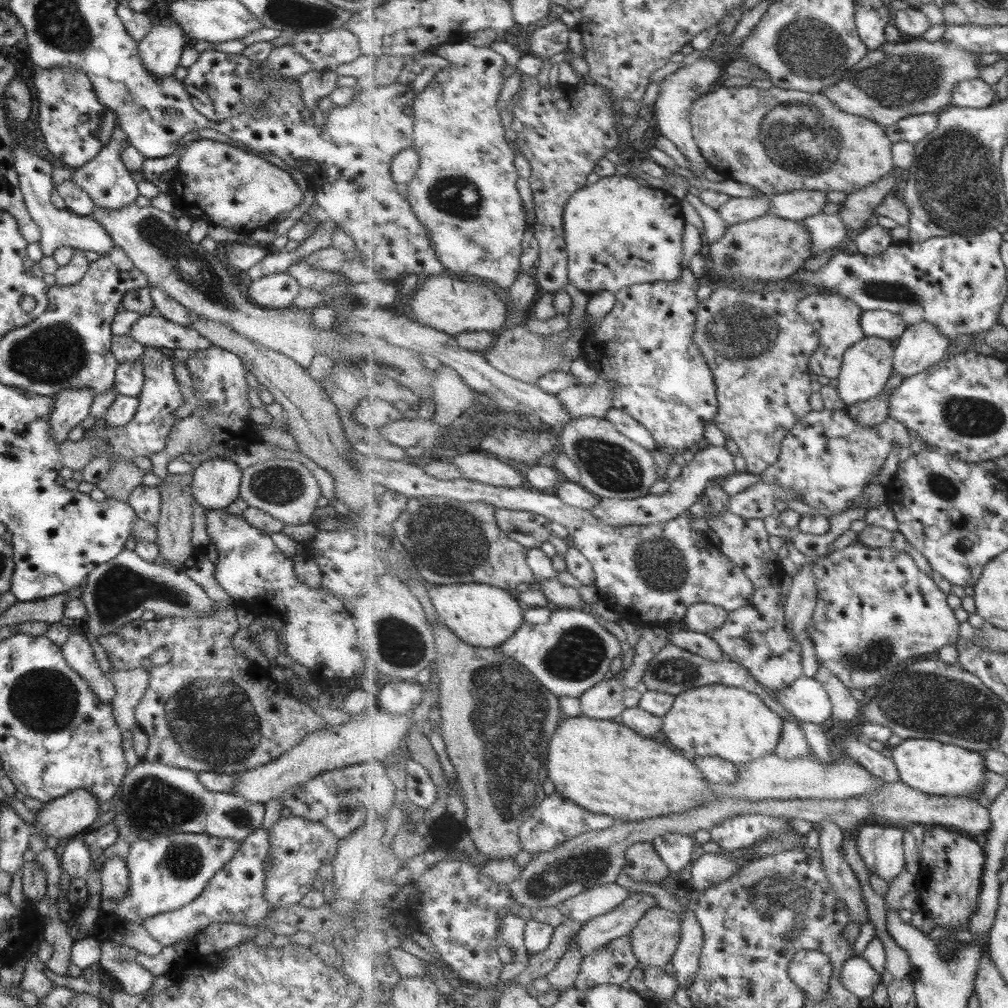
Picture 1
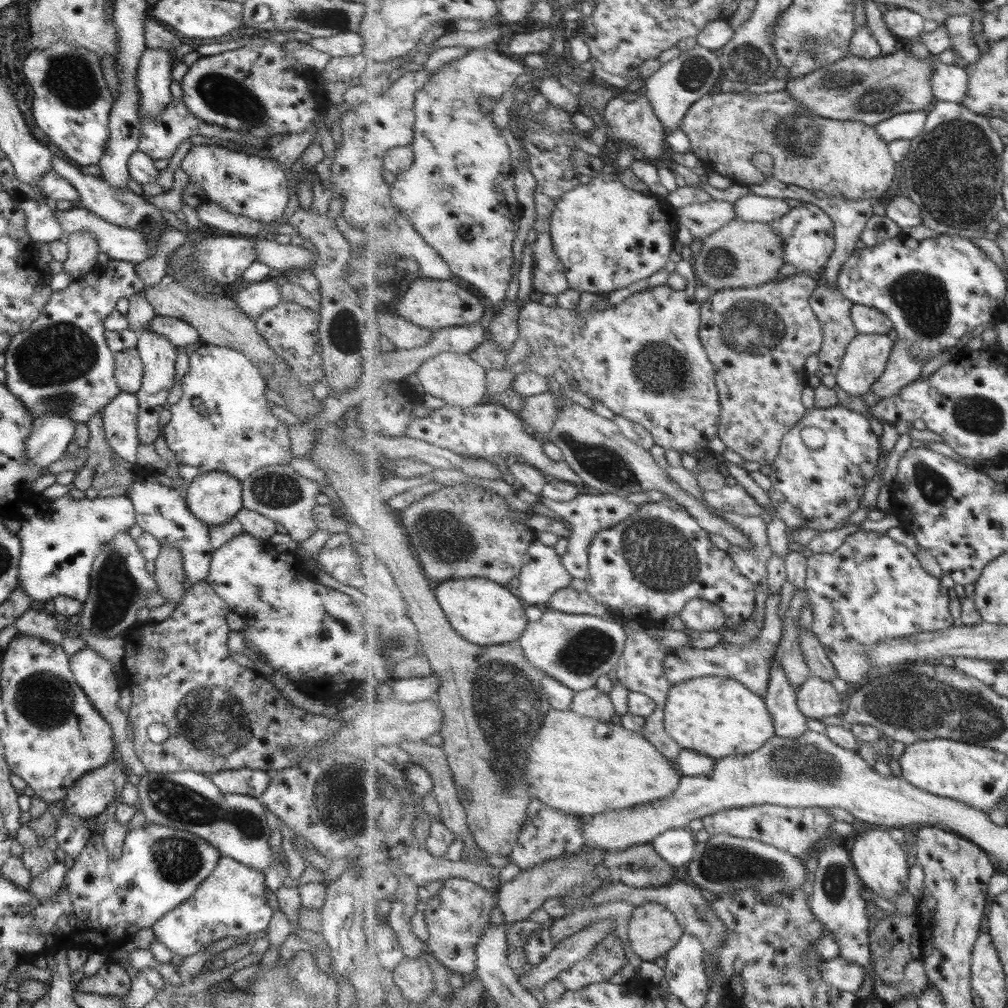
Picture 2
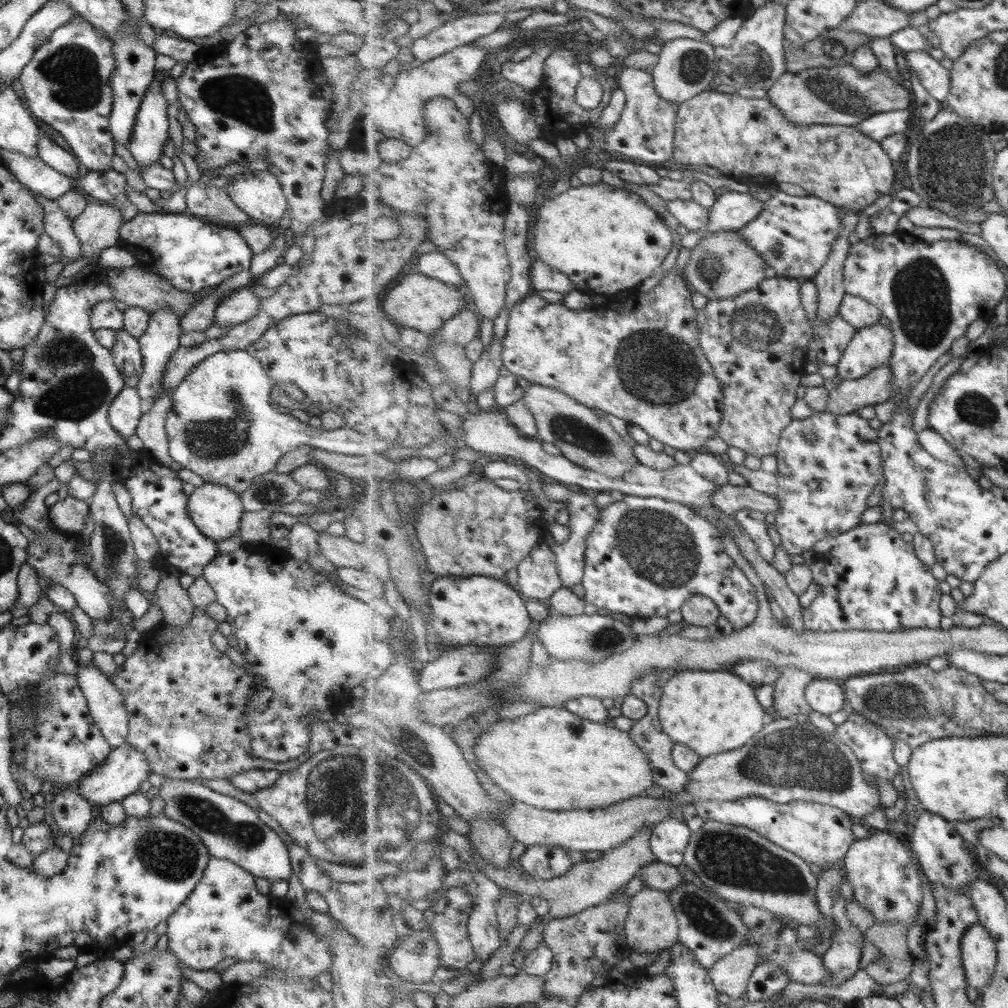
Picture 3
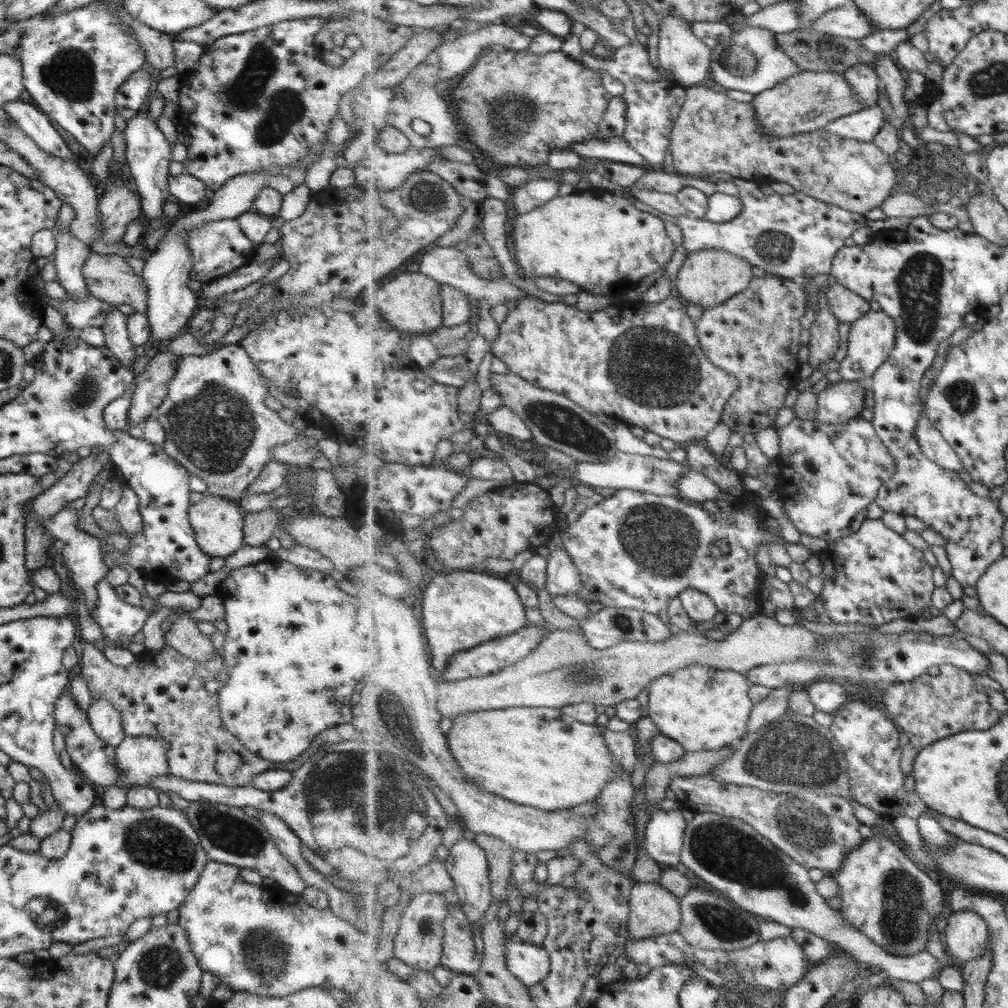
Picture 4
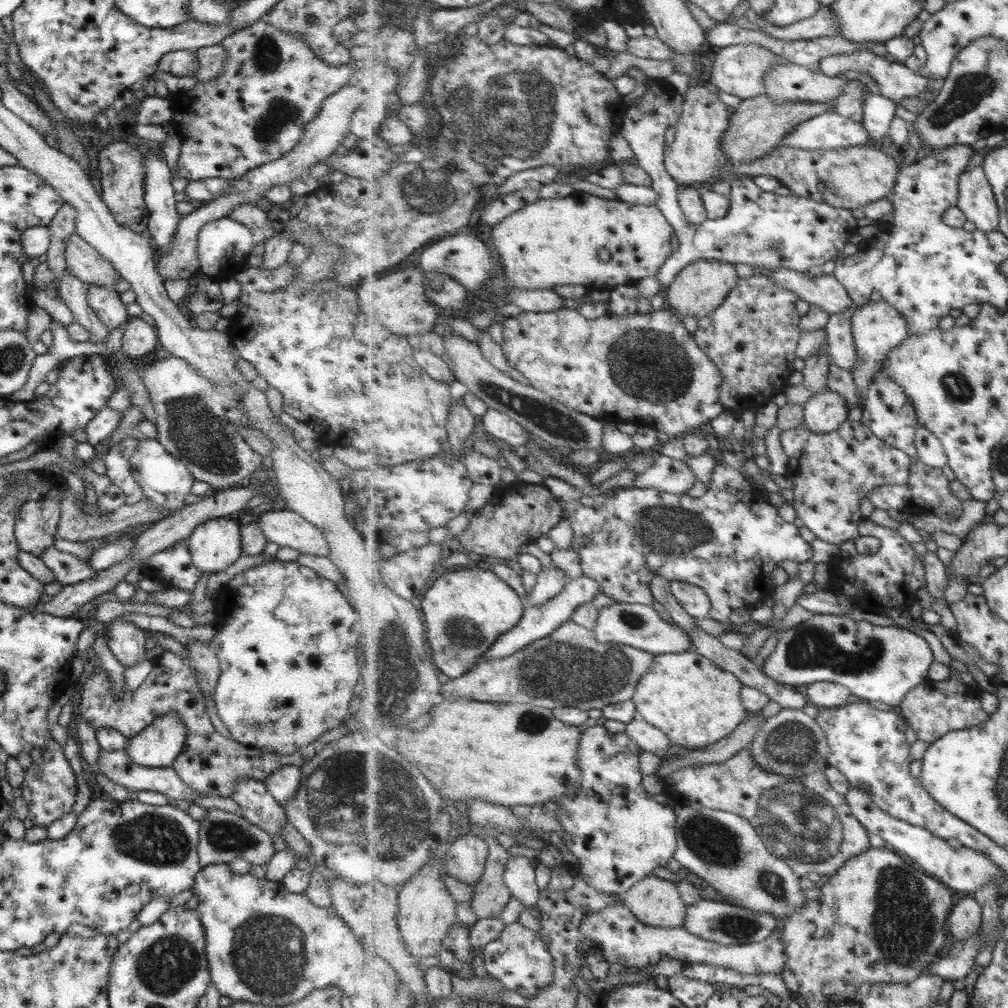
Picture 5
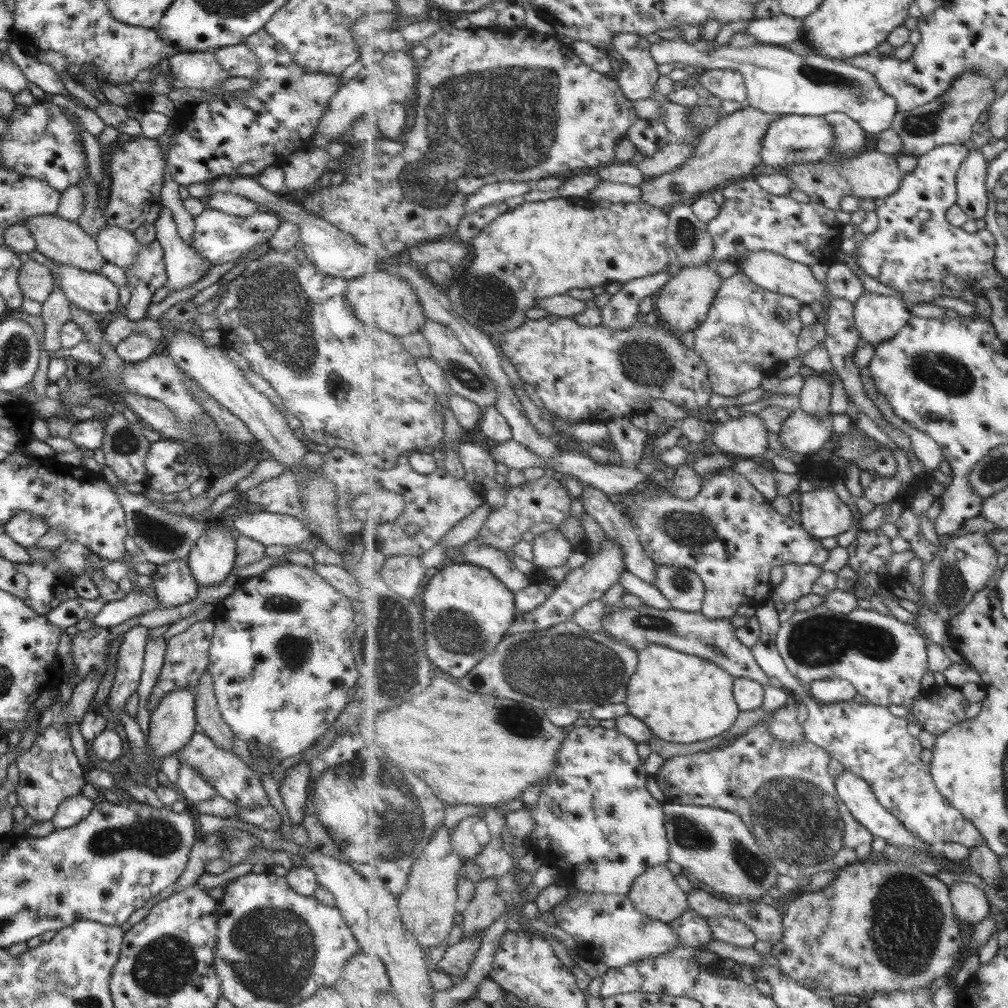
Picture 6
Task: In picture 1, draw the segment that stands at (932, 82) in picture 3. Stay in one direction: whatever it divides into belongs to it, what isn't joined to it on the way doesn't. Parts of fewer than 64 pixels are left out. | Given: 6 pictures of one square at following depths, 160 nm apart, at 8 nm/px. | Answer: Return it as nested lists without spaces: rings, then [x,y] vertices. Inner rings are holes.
[[[979,78],[965,80],[953,90],[953,105],[962,108],[983,109],[991,107],[997,101],[994,86],[989,86]]]

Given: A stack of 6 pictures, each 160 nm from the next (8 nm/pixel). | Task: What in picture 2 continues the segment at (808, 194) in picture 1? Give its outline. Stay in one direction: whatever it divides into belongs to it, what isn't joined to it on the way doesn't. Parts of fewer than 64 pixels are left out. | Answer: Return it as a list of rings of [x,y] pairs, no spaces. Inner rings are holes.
[[[748,194],[733,204],[736,219],[747,222],[770,224],[783,218],[792,208],[783,198],[770,198]]]

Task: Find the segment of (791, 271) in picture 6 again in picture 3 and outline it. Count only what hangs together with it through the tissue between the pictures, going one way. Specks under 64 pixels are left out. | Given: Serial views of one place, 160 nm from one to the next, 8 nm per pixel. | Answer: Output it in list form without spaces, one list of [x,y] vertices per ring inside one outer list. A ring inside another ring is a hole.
[[[846,292],[840,306],[840,315],[859,330],[876,325],[881,320],[882,312],[864,298]]]

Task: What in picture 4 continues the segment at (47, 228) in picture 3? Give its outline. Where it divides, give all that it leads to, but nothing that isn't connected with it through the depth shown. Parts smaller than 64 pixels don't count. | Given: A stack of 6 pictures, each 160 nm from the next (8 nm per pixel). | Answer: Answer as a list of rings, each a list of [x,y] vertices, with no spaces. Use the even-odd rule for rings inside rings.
[[[65,227],[55,234],[56,247],[50,259],[56,270],[56,281],[70,294],[73,301],[89,296],[82,277],[82,266],[90,247],[75,238]]]

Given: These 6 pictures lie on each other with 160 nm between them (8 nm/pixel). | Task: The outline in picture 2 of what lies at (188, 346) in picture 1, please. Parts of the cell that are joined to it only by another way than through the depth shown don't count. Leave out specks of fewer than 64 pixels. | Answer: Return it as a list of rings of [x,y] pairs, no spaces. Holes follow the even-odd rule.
[[[155,315],[145,329],[167,339],[171,345],[177,348],[195,344],[198,341],[196,330],[176,318]]]

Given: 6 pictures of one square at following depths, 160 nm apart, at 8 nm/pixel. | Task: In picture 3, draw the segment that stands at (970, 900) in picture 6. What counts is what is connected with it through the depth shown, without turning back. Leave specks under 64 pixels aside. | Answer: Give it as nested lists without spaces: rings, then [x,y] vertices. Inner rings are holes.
[[[976,922],[962,938],[961,948],[968,984],[978,991],[989,987],[999,957],[996,939],[986,926]]]

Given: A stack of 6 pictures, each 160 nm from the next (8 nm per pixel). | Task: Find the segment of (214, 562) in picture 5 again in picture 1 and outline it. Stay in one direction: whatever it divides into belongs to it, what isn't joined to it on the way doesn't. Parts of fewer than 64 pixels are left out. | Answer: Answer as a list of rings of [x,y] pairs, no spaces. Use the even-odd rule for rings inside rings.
[[[214,456],[191,471],[191,496],[205,510],[226,509],[239,496],[242,471],[229,459]]]

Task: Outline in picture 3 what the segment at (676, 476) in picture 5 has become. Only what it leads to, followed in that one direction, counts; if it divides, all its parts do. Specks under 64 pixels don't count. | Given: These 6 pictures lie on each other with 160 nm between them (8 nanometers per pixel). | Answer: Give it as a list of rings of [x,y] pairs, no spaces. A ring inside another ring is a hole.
[[[729,483],[719,485],[710,501],[712,502],[711,506],[715,506],[734,517],[745,508],[772,515],[781,512],[781,503],[777,497],[763,494],[748,484],[744,486],[733,486]]]

